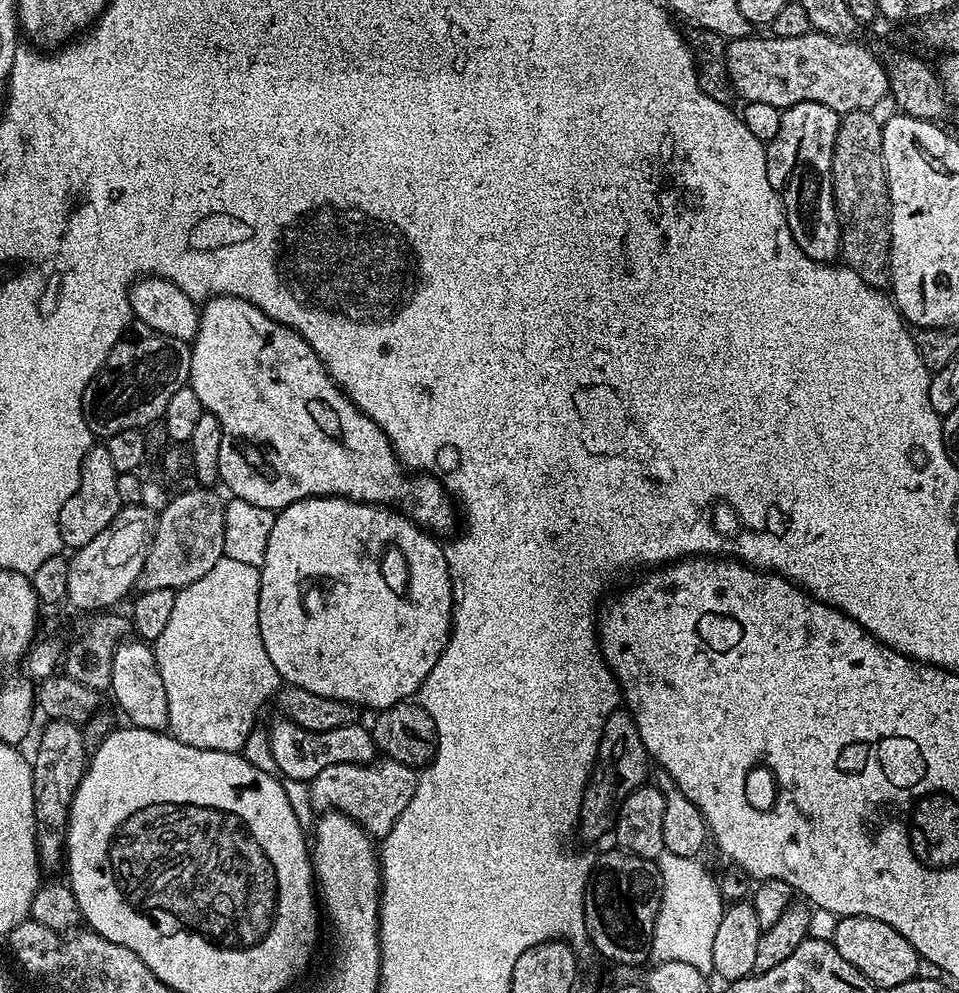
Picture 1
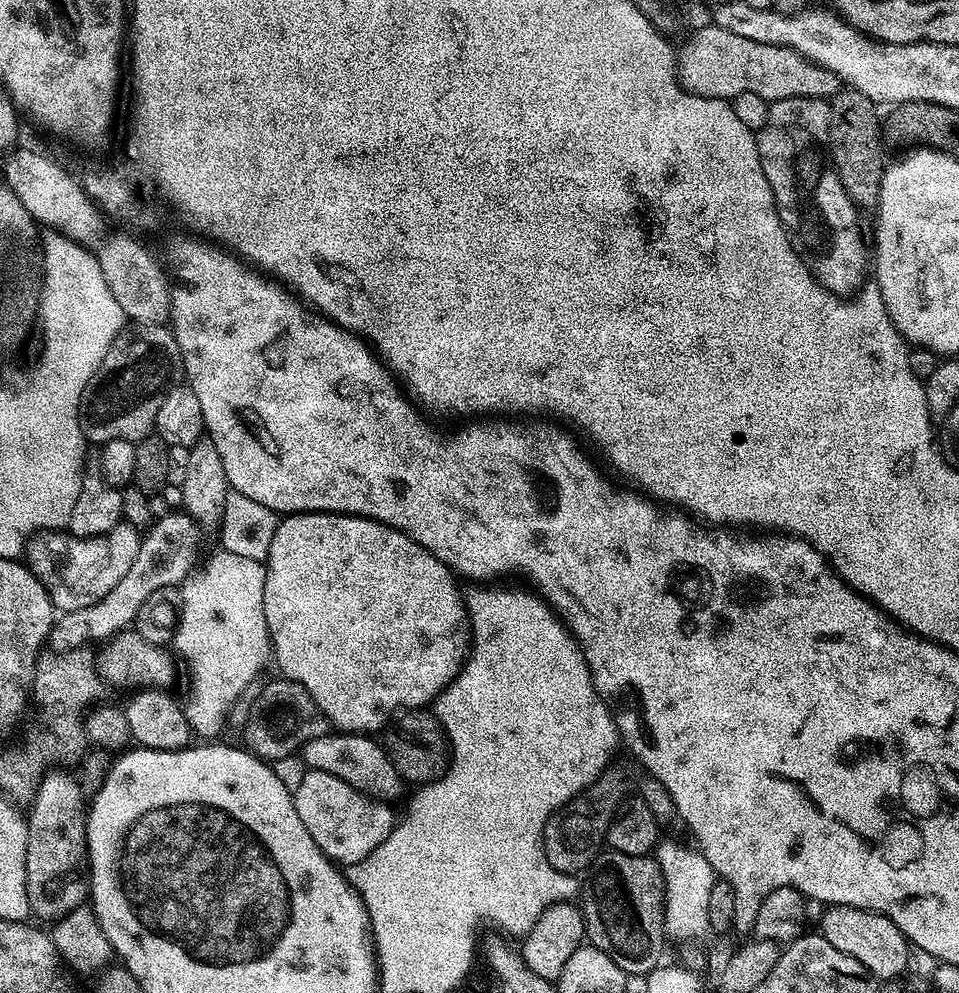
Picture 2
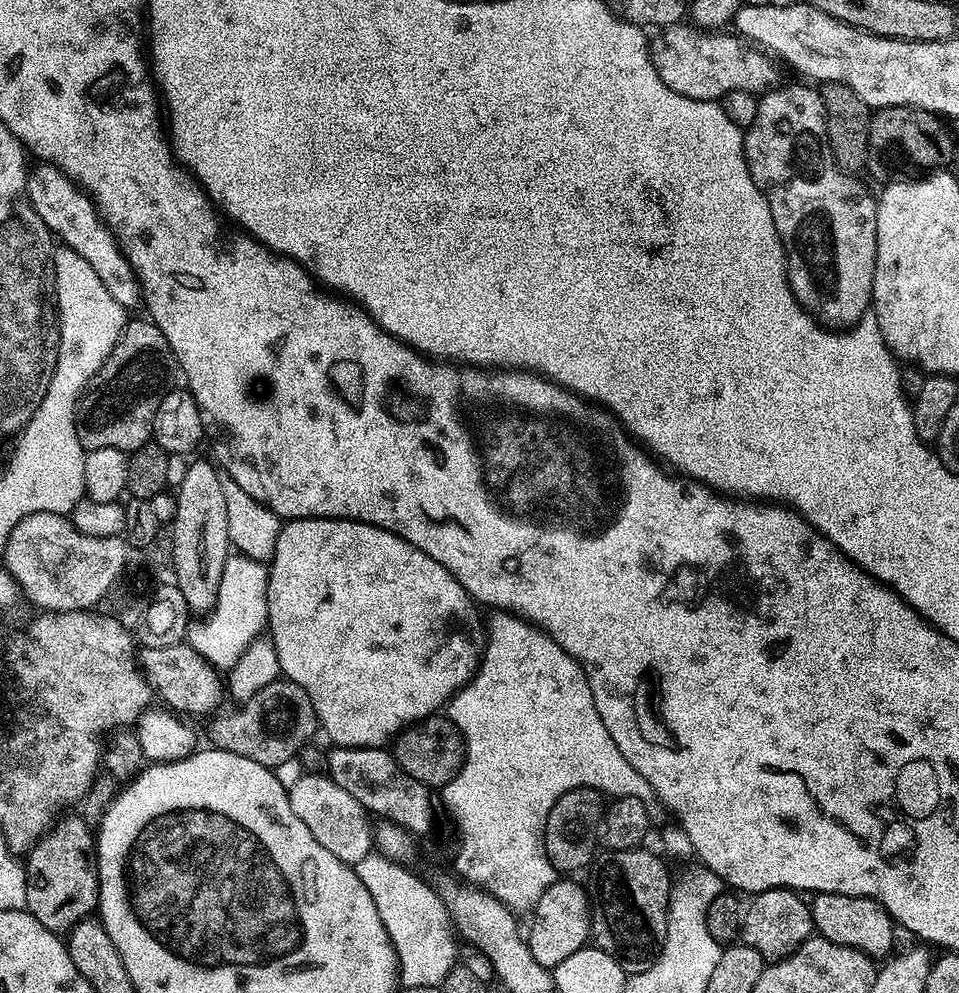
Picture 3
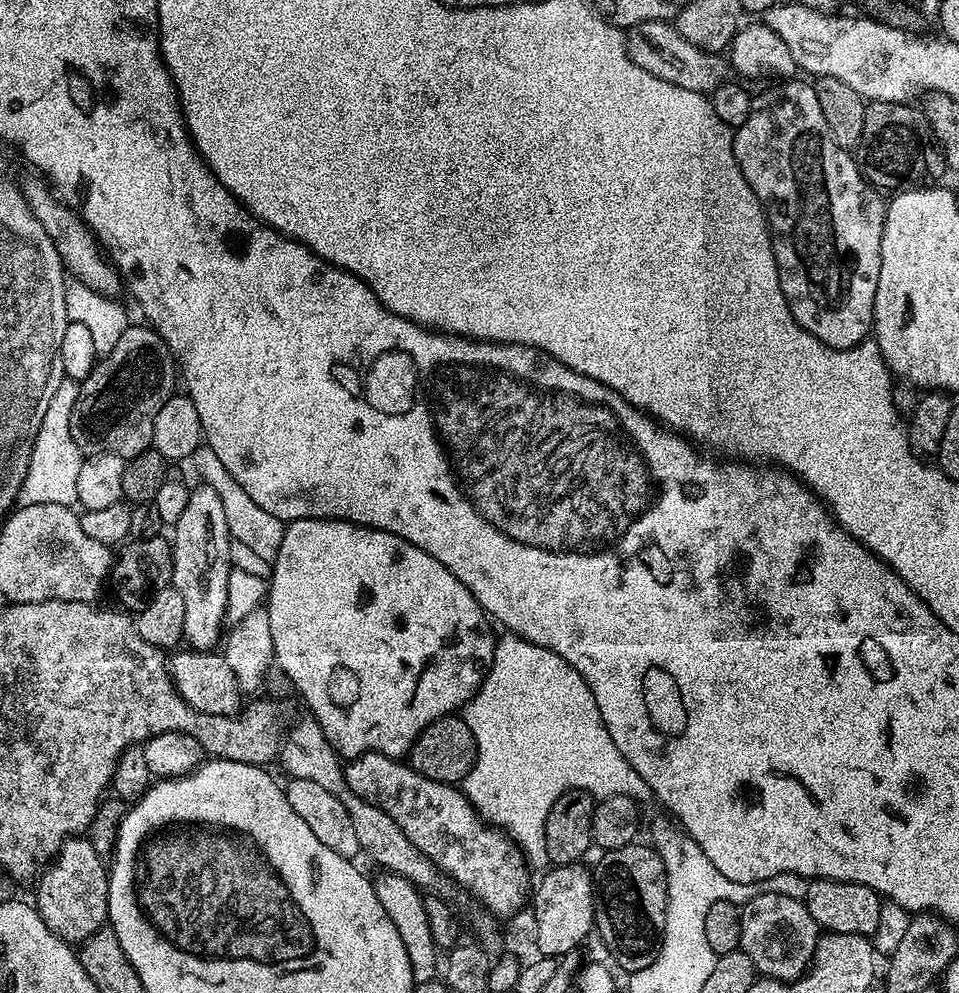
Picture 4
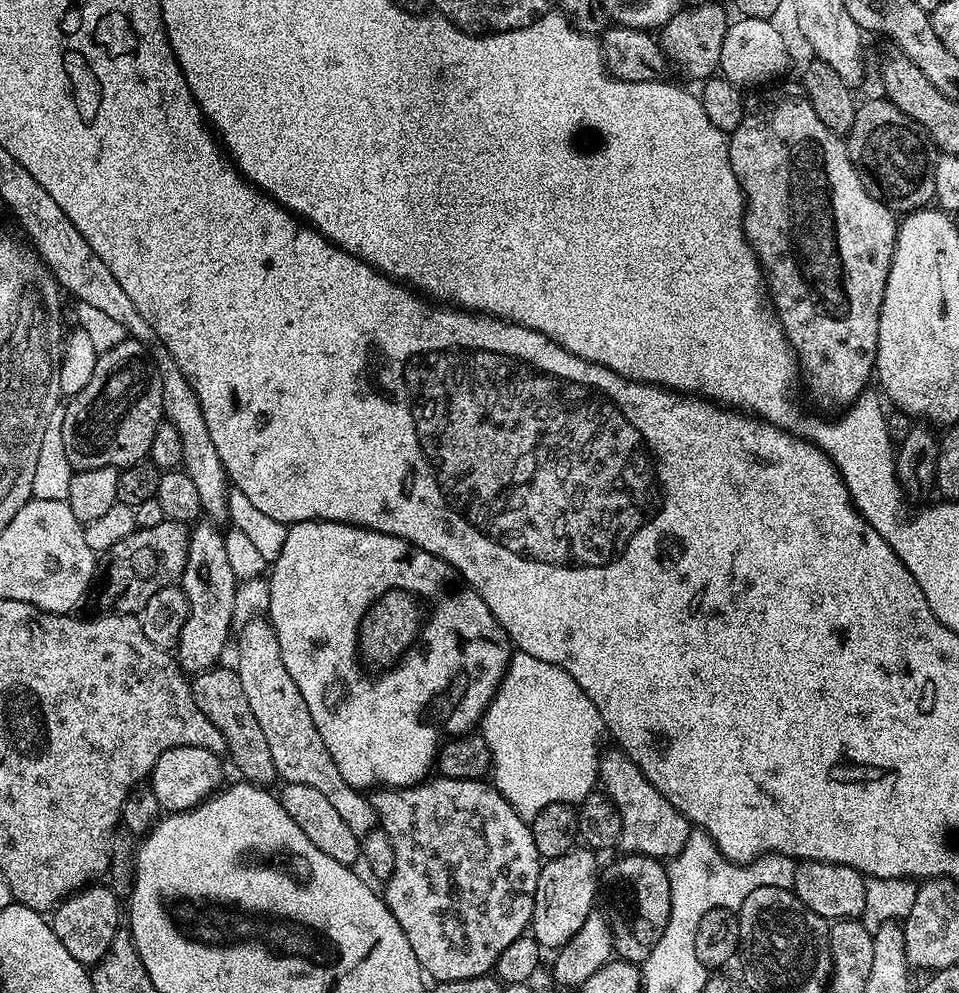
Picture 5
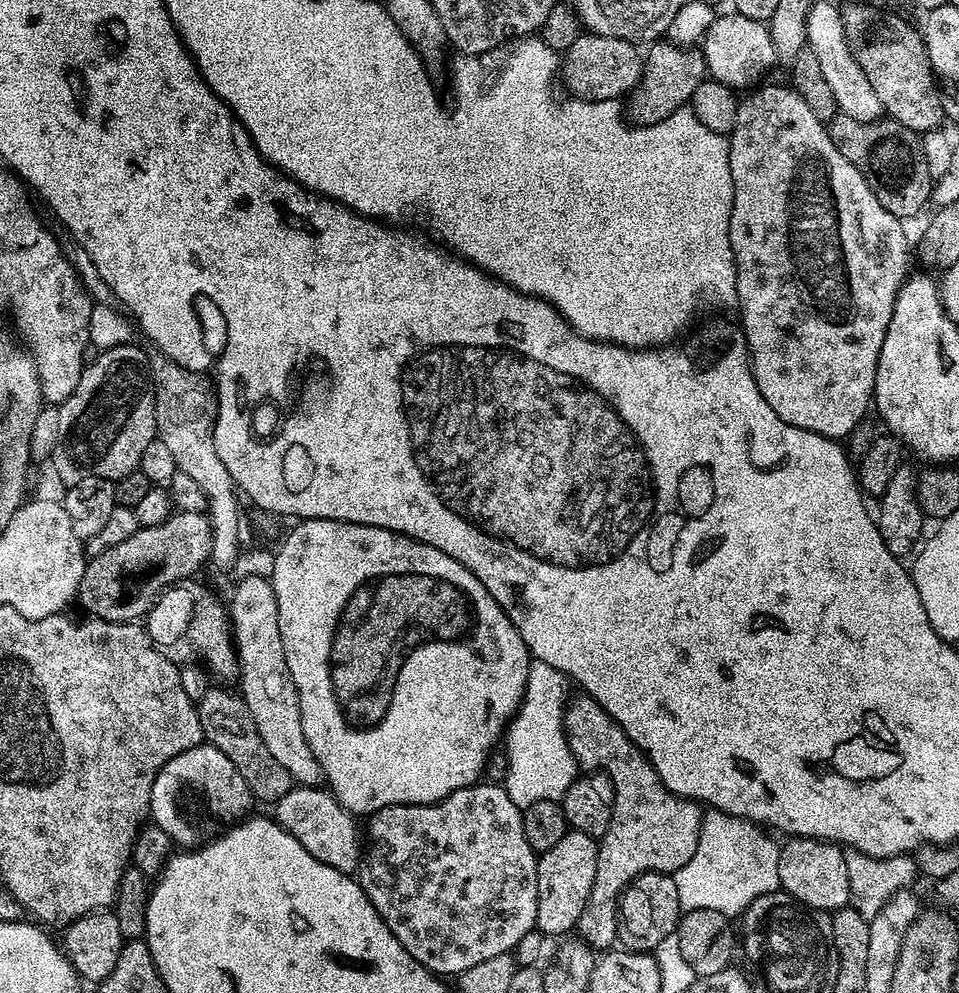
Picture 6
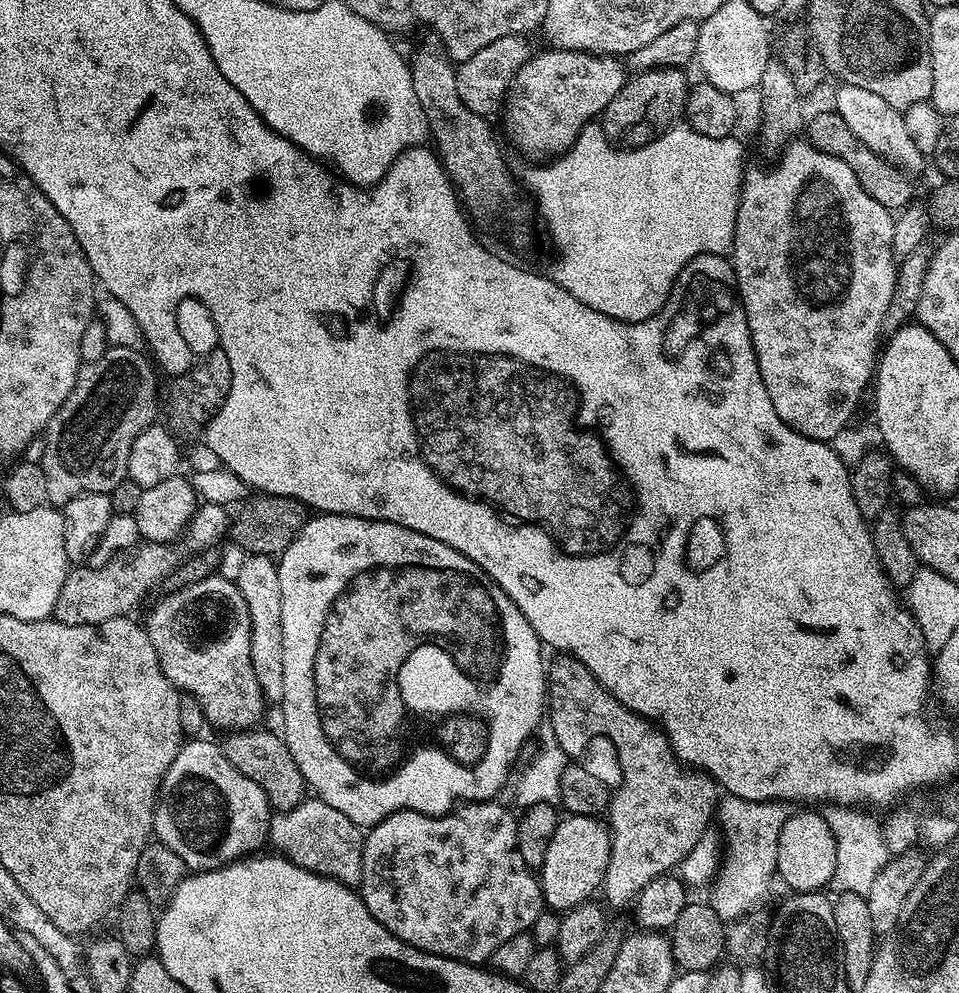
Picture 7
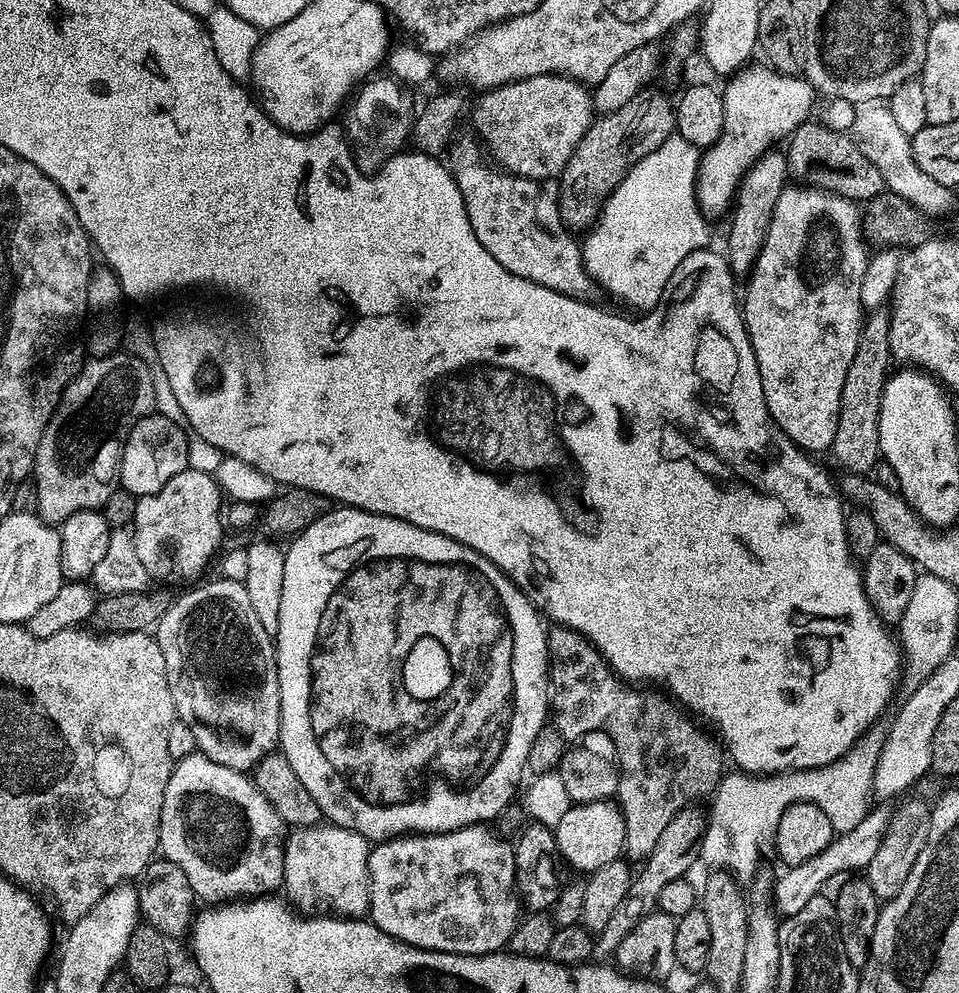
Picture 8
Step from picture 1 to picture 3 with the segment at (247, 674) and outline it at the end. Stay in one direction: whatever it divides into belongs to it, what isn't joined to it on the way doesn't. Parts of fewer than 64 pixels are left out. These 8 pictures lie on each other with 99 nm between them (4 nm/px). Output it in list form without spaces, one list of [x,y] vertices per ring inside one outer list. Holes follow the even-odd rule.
[[[241,554],[229,555],[222,570],[217,599],[203,620],[189,623],[187,643],[217,670],[232,670],[247,648],[259,639],[268,621],[268,568]]]

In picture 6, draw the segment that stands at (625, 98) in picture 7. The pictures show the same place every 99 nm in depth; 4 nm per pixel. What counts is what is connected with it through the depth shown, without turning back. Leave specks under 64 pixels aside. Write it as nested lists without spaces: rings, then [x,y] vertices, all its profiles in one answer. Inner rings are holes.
[[[656,42],[646,52],[644,73],[630,93],[626,104],[626,116],[633,125],[657,124],[669,116],[675,108],[685,107],[691,101],[694,90],[709,75],[704,53],[699,47],[680,48],[671,42]]]

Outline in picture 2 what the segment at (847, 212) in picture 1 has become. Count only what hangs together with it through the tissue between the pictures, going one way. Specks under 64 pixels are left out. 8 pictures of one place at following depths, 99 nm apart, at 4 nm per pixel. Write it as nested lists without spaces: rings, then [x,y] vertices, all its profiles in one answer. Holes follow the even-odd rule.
[[[846,90],[831,101],[830,107],[832,113],[828,123],[826,148],[829,153],[832,151],[832,160],[836,163],[834,165],[836,177],[842,182],[846,194],[852,199],[857,209],[875,209],[880,203],[880,187],[882,186],[882,178],[886,167],[886,159],[884,160],[884,144],[886,145],[886,140],[882,135],[882,116],[876,113],[876,108],[878,108],[877,101],[866,98],[866,94],[861,92]]]

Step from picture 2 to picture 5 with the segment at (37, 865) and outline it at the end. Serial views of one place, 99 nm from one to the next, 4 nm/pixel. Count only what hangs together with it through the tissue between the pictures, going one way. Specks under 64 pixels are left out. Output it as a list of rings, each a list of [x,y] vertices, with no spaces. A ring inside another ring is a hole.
[[[93,883],[60,901],[51,913],[50,923],[54,934],[58,934],[58,942],[66,946],[73,958],[78,958],[82,965],[94,966],[110,950],[110,942],[114,942],[114,934],[121,927],[121,897],[103,883]]]

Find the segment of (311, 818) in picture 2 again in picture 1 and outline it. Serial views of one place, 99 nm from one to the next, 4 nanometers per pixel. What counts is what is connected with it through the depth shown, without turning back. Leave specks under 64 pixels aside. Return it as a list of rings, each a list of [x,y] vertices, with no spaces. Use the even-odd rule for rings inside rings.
[[[377,758],[370,764],[326,766],[326,770],[321,770],[310,781],[312,804],[317,808],[317,813],[341,812],[355,824],[361,824],[369,836],[382,838],[390,834],[394,822],[398,822],[398,814],[410,806],[417,775],[417,769],[387,758]]]

